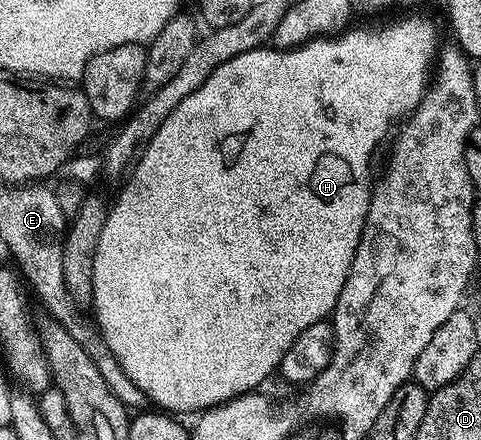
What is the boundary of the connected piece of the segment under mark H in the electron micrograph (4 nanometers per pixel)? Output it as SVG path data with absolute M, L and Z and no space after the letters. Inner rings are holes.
M407 17L407 18L405 18L405 19L404 19L404 21L399 21L399 22L397 22L397 23L396 23L396 25L389 25L389 26L387 26L387 27L386 27L386 28L385 28L385 29L355 29L355 30L354 30L354 29L355 29L355 28L352 28L352 29L351 29L351 30L350 30L350 31L344 31L344 32L342 32L342 33L340 33L340 34L338 34L338 35L331 35L331 36L328 36L328 37L327 37L327 38L326 38L326 39L316 39L316 40L313 40L313 41L308 41L308 42L307 42L307 44L305 44L305 45L300 45L300 46L299 46L299 48L297 48L297 49L277 49L277 48L274 48L274 47L260 47L260 48L258 48L258 49L254 49L254 50L253 50L253 51L249 51L249 52L248 52L248 53L242 53L242 54L241 54L241 55L237 55L237 56L236 56L236 57L234 57L234 58L233 58L233 59L229 59L229 63L221 63L221 67L217 67L217 68L216 68L216 69L215 69L215 70L214 70L214 71L213 71L213 73L212 73L212 74L211 74L211 75L209 75L209 77L208 77L208 78L207 78L207 79L205 79L205 81L204 81L204 82L203 82L203 83L201 83L201 85L200 85L200 86L199 86L199 87L197 87L197 89L196 89L196 90L195 90L195 91L193 91L193 93L192 93L192 94L191 94L191 95L185 95L185 99L181 99L181 101L180 101L180 102L179 102L179 103L177 103L177 107L173 107L173 111L172 111L172 112L171 112L171 113L170 113L170 115L169 115L169 116L167 116L167 118L166 118L166 119L164 119L164 121L163 121L163 122L162 122L162 123L161 123L161 124L160 124L160 125L159 125L159 126L158 126L158 127L157 127L157 129L156 129L156 131L155 131L155 133L154 133L154 134L152 134L152 136L151 136L151 138L150 138L150 139L149 139L149 140L148 140L148 141L147 141L147 143L146 143L146 145L144 145L144 146L143 146L143 148L142 148L142 150L141 150L141 152L140 152L140 154L139 154L139 156L138 156L138 158L137 158L137 160L136 160L136 161L135 161L135 162L134 162L134 165L135 165L135 164L136 164L136 165L135 165L135 170L133 170L133 171L132 171L132 173L131 173L131 178L129 178L129 179L128 179L128 181L127 181L127 186L125 186L125 187L124 187L124 189L123 189L123 190L121 190L121 191L120 191L120 193L119 193L119 198L117 198L117 199L116 199L116 201L115 201L115 206L114 206L114 205L113 205L113 204L112 204L112 205L111 205L111 206L110 206L110 208L108 208L108 210L107 210L107 218L106 218L106 219L105 219L105 227L101 227L101 235L100 235L100 236L99 236L99 238L98 238L98 239L97 239L97 247L96 247L96 248L95 248L95 258L94 258L94 259L93 259L93 314L94 314L94 313L95 313L95 318L93 318L93 321L94 321L94 324L95 324L95 325L96 325L96 326L97 326L97 332L98 332L98 334L99 334L99 336L100 336L100 337L102 337L102 338L103 338L103 342L104 342L104 343L105 343L105 344L107 344L107 346L108 346L108 347L109 347L109 351L110 351L110 352L111 352L111 353L112 353L112 354L113 354L113 356L115 356L115 358L116 358L116 359L117 359L117 363L118 363L118 364L119 364L119 366L120 366L120 367L122 367L122 369L123 369L123 370L124 370L124 371L125 371L125 375L129 375L129 379L133 379L133 383L134 383L134 384L135 384L135 386L136 386L136 387L137 387L137 388L139 388L139 390L140 390L140 391L141 391L141 392L142 392L142 393L143 393L143 396L144 396L144 398L146 398L146 400L147 400L147 401L148 401L148 402L150 402L150 401L156 401L156 403L157 403L157 404L159 404L159 405L156 405L156 406L158 406L158 408L159 408L159 409L160 409L160 410L163 410L163 411L170 411L170 412L171 412L171 413L172 413L172 414L175 414L175 415L183 415L183 414L179 414L179 413L192 413L192 415L195 415L195 414L198 414L198 413L199 413L199 412L200 412L200 411L202 411L202 410L205 410L205 409L214 409L214 408L215 408L215 406L216 406L216 405L223 405L223 404L225 404L225 403L226 403L226 401L232 401L232 400L233 400L233 398L234 398L234 397L241 397L241 396L243 396L243 394L244 394L244 393L249 393L249 392L252 392L252 391L255 391L255 390L258 390L258 389L259 389L259 388L260 388L260 386L259 386L259 384L261 384L261 383L262 383L262 381L263 381L263 380L265 380L265 379L266 379L266 377L267 377L267 376L269 376L269 375L270 375L270 373L271 373L271 372L273 372L273 371L274 371L274 369L275 369L275 372L276 372L276 370L278 370L278 369L279 369L279 368L280 368L280 366L282 366L282 363L283 363L283 356L285 356L285 354L287 354L287 352L288 352L288 351L289 351L289 347L293 347L293 343L294 343L294 342L295 342L295 340L296 340L296 339L297 339L297 335L301 335L301 331L305 331L305 327L309 327L309 326L310 326L310 325L312 325L312 324L313 324L313 323L317 323L317 322L318 322L318 321L319 321L319 320L322 320L322 319L323 319L323 318L324 318L324 317L325 317L325 316L326 316L326 315L327 315L327 314L330 314L330 313L331 313L331 312L332 312L332 310L334 310L334 307L335 307L335 304L336 304L336 303L337 303L337 299L338 299L338 298L339 298L339 296L340 296L340 295L341 295L341 287L342 287L342 286L343 286L343 284L344 284L344 283L345 283L345 279L346 279L346 278L347 278L347 272L348 272L348 271L349 271L349 267L350 267L350 266L351 266L351 263L352 263L352 261L353 261L353 255L354 255L354 254L355 254L355 248L356 248L356 247L357 247L357 243L358 243L358 242L359 242L359 235L360 235L360 231L361 231L361 230L362 230L362 229L363 229L363 220L364 220L364 218L365 218L365 217L366 217L366 210L367 210L367 207L368 207L368 203L369 203L369 201L370 201L370 190L371 190L371 181L370 181L370 179L369 179L369 181L368 181L368 179L367 179L367 175L368 175L368 173L369 173L369 157L370 157L370 155L371 155L371 151L372 151L372 149L373 149L373 145L374 145L374 144L375 144L375 143L376 143L376 141L377 141L377 137L378 137L378 136L379 136L379 135L380 135L380 134L381 134L381 133L382 133L382 131L383 131L383 117L385 117L385 116L387 116L387 115L388 115L388 114L389 114L389 113L390 113L390 111L391 111L391 100L393 100L393 99L394 99L394 97L395 97L395 96L399 96L399 97L403 97L403 96L405 96L405 95L406 95L406 93L415 93L415 94L414 94L414 95L417 95L417 94L420 94L420 93L421 93L421 92L422 92L422 91L423 91L423 90L424 90L424 87L425 87L425 81L424 81L424 85L423 85L423 75L424 75L424 74L425 74L425 73L426 73L426 71L427 71L427 64L429 64L429 63L430 63L430 61L431 61L431 48L433 48L433 47L434 47L434 45L435 45L435 37L434 37L434 35L433 35L433 34L431 34L431 25L430 25L430 23L429 23L429 22L427 22L427 21L422 21L422 19L421 19L421 18L419 18L419 17Z

